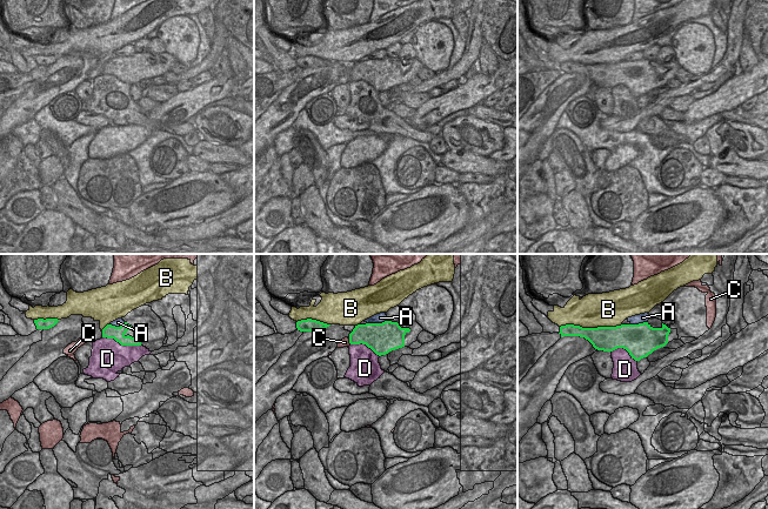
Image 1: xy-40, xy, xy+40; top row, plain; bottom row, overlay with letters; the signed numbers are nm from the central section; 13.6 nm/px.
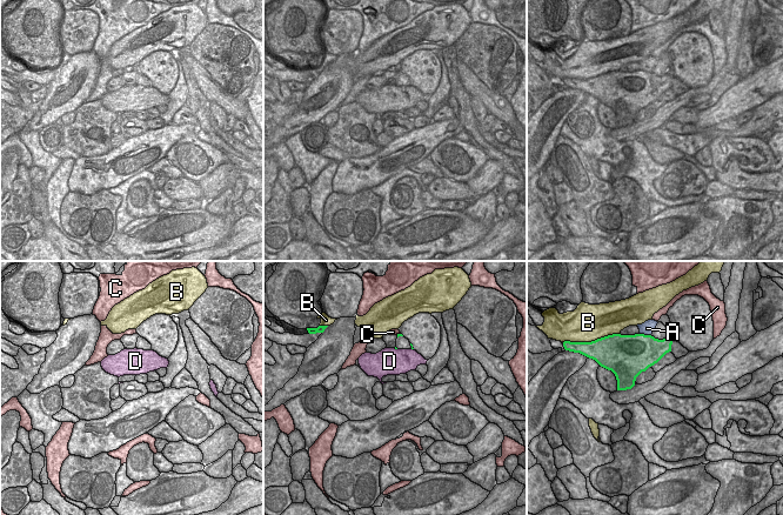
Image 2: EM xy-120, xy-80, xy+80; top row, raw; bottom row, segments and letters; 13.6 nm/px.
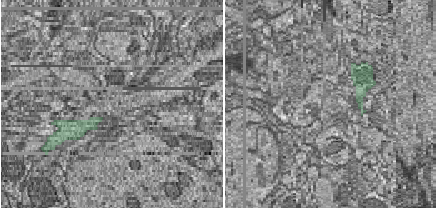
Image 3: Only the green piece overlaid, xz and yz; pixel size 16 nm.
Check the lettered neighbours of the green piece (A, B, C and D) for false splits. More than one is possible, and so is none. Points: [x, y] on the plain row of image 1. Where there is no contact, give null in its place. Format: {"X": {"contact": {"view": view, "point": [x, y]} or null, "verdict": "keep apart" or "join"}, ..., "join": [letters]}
{"A": {"contact": {"view": "xy", "point": [376, 60]}, "verdict": "keep apart"}, "B": {"contact": {"view": "xy+40", "point": [590, 65]}, "verdict": "keep apart"}, "C": {"contact": {"view": "xy", "point": [349, 78]}, "verdict": "keep apart"}, "D": {"contact": {"view": "xy-40", "point": [121, 81]}, "verdict": "join"}, "join": ["D"]}

